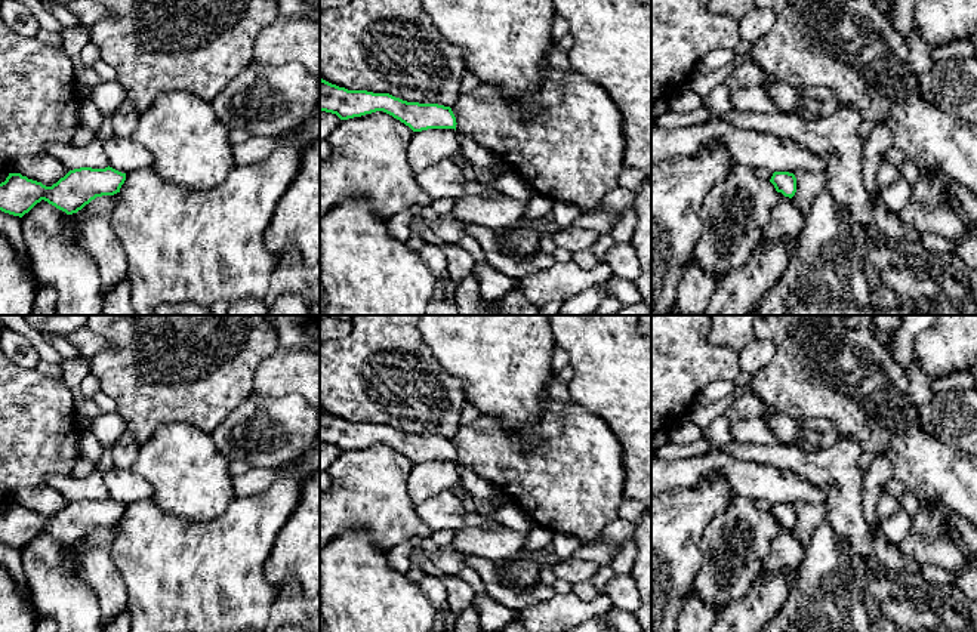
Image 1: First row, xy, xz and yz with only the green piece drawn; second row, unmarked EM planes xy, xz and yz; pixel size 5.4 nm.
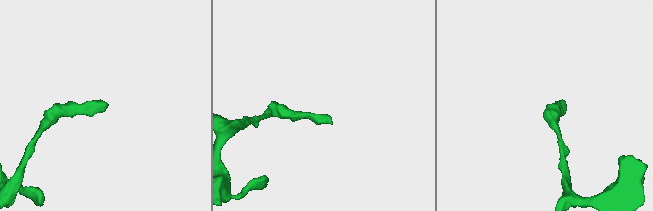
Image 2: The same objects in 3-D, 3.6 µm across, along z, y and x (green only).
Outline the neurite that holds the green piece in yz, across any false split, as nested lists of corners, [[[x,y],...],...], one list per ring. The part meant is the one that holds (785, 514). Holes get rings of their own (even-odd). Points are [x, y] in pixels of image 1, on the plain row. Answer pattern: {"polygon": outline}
{"polygon": [[[774,503],[770,514],[774,517],[777,524],[792,530],[796,524],[796,509],[789,503]]]}

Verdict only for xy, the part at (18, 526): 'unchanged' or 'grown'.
unchanged

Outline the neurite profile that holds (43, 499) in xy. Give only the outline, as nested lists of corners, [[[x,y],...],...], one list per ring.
[[[41,484],[33,488],[19,488],[10,499],[10,505],[21,505],[28,511],[41,514],[46,518],[52,518],[61,509],[64,509],[70,500],[65,499],[58,490],[49,484]]]

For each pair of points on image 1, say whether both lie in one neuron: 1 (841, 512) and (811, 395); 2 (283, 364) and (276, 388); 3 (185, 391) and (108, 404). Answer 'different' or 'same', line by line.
1: different
2: same
3: different

